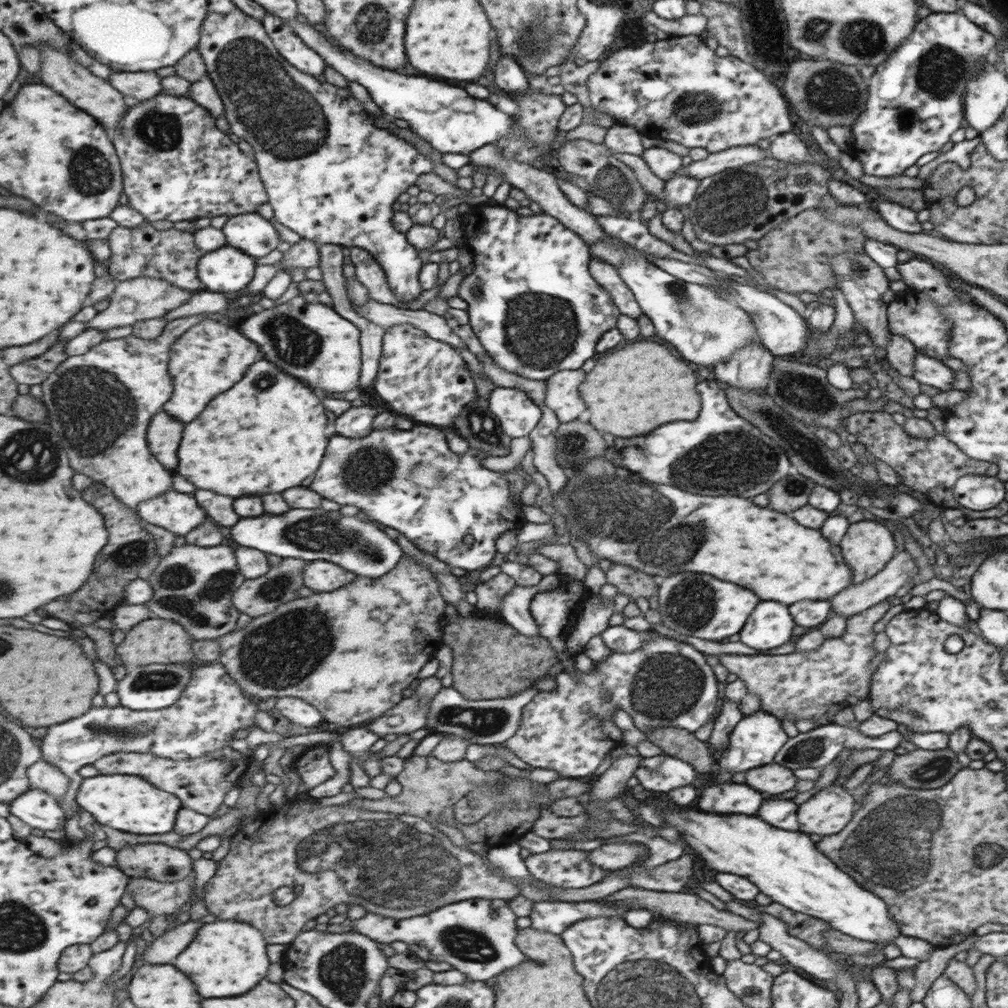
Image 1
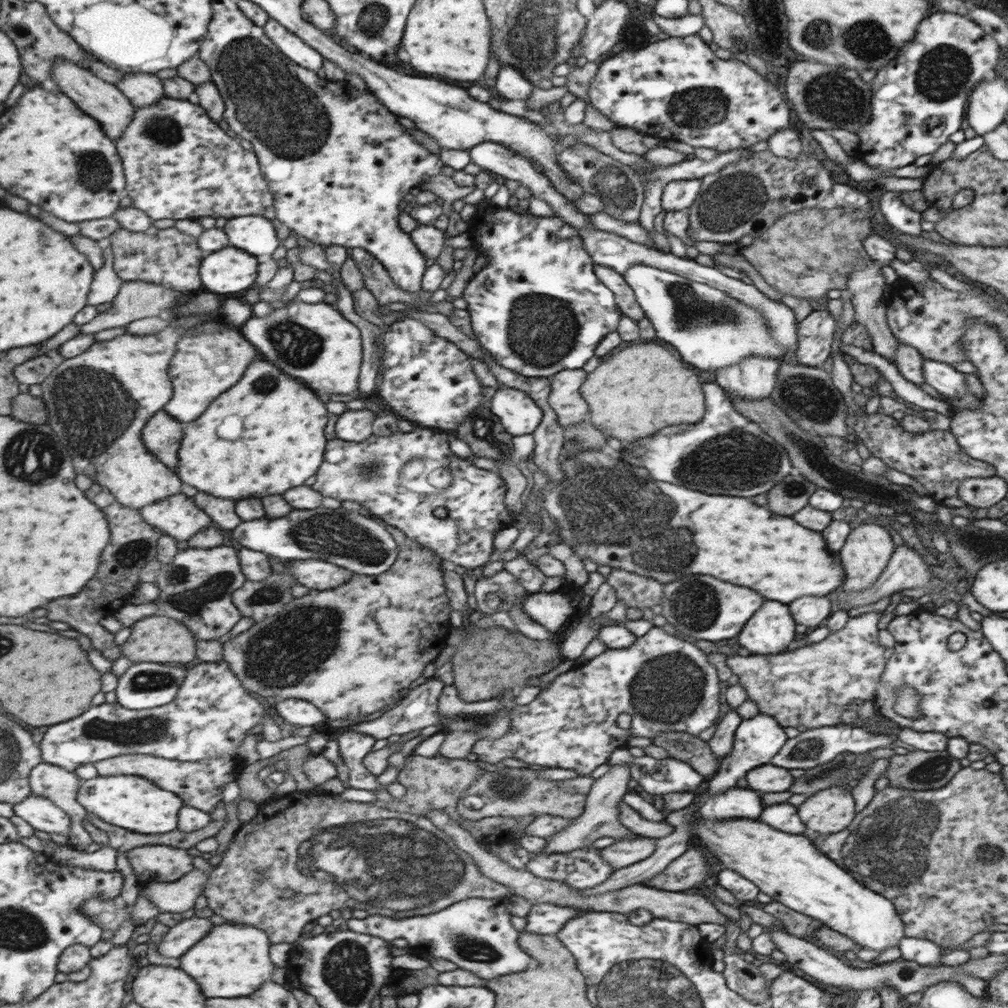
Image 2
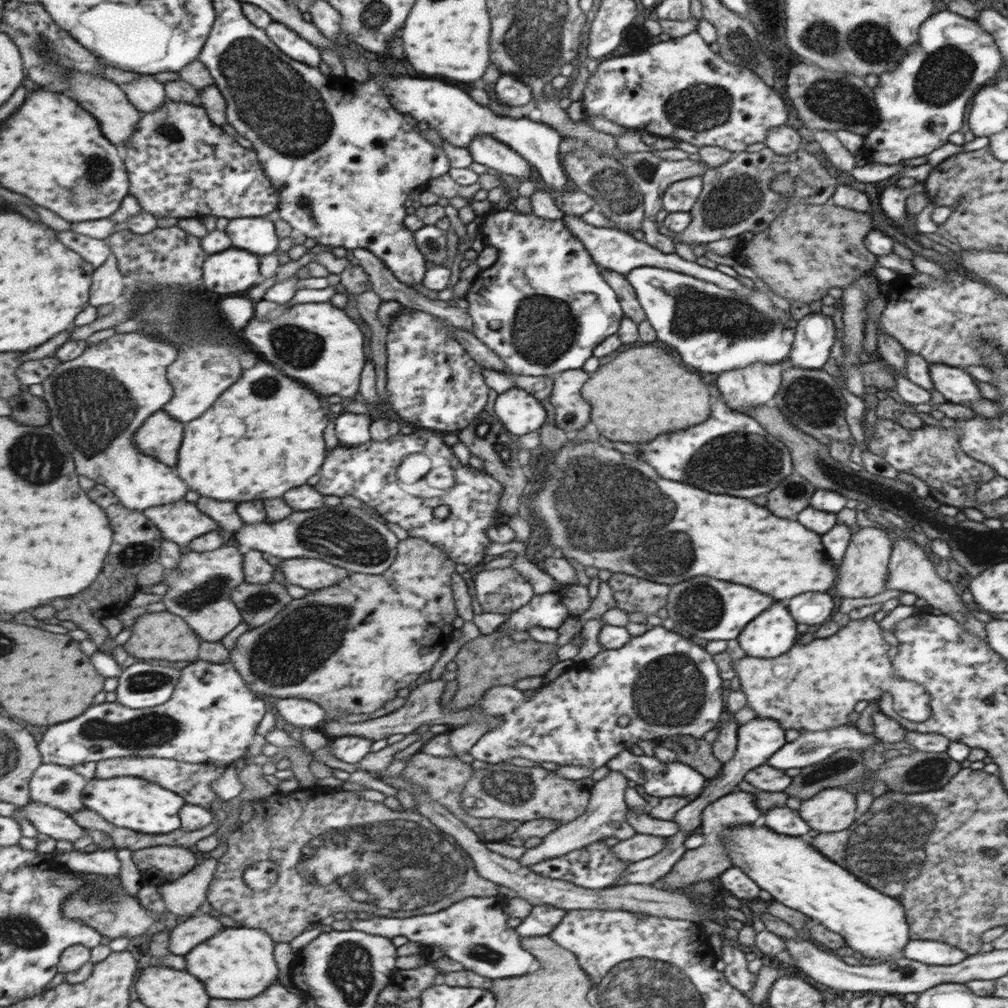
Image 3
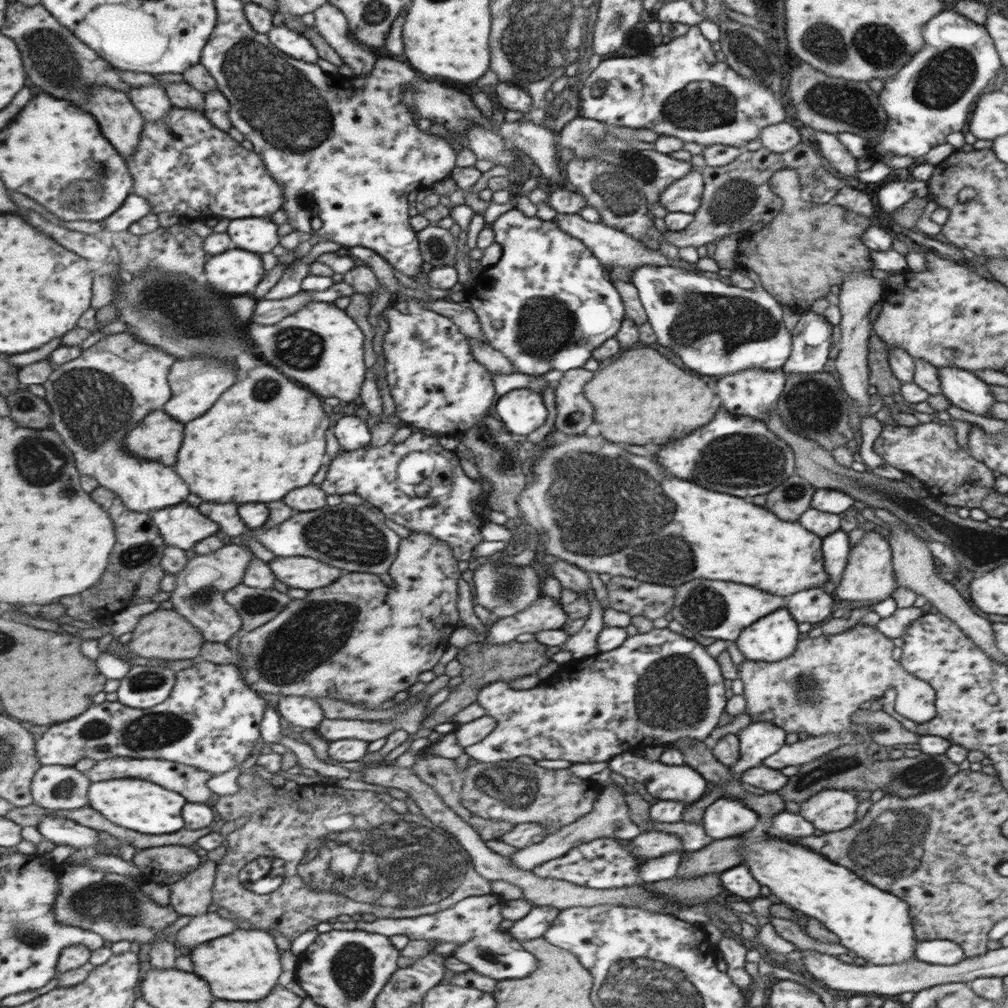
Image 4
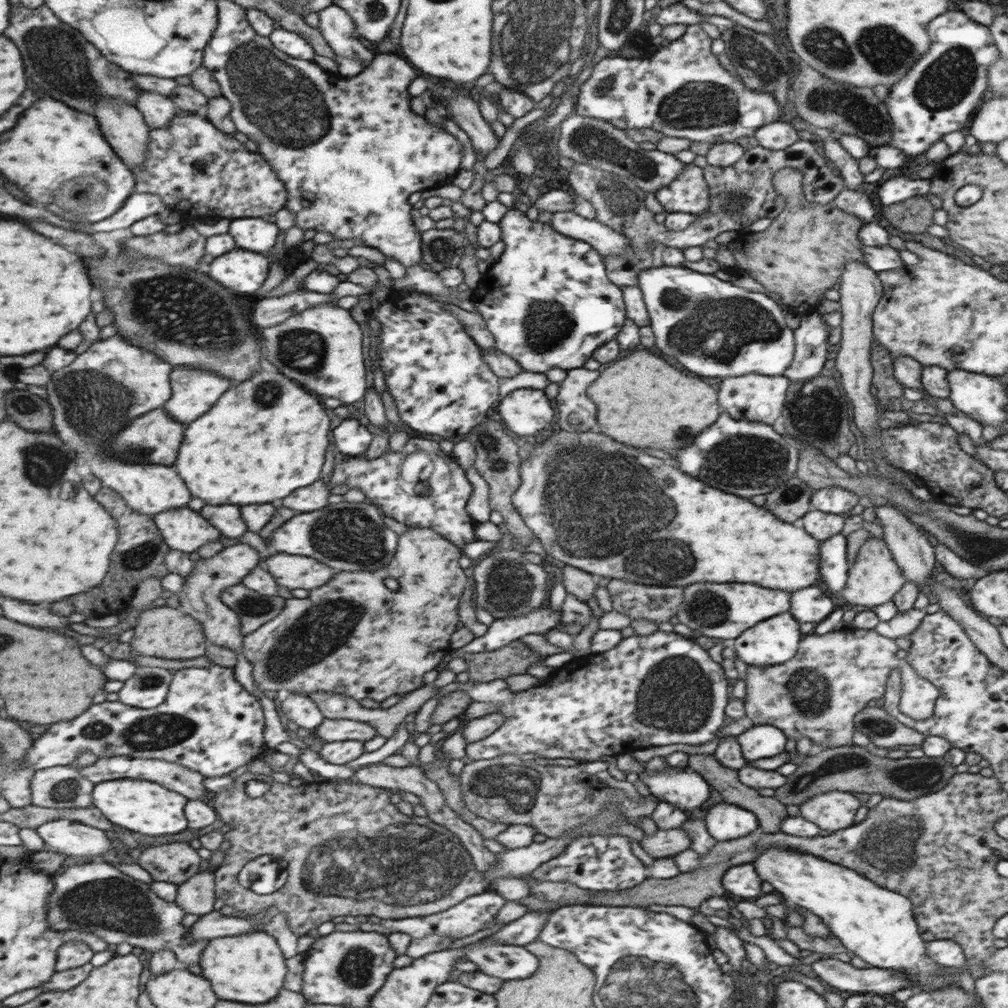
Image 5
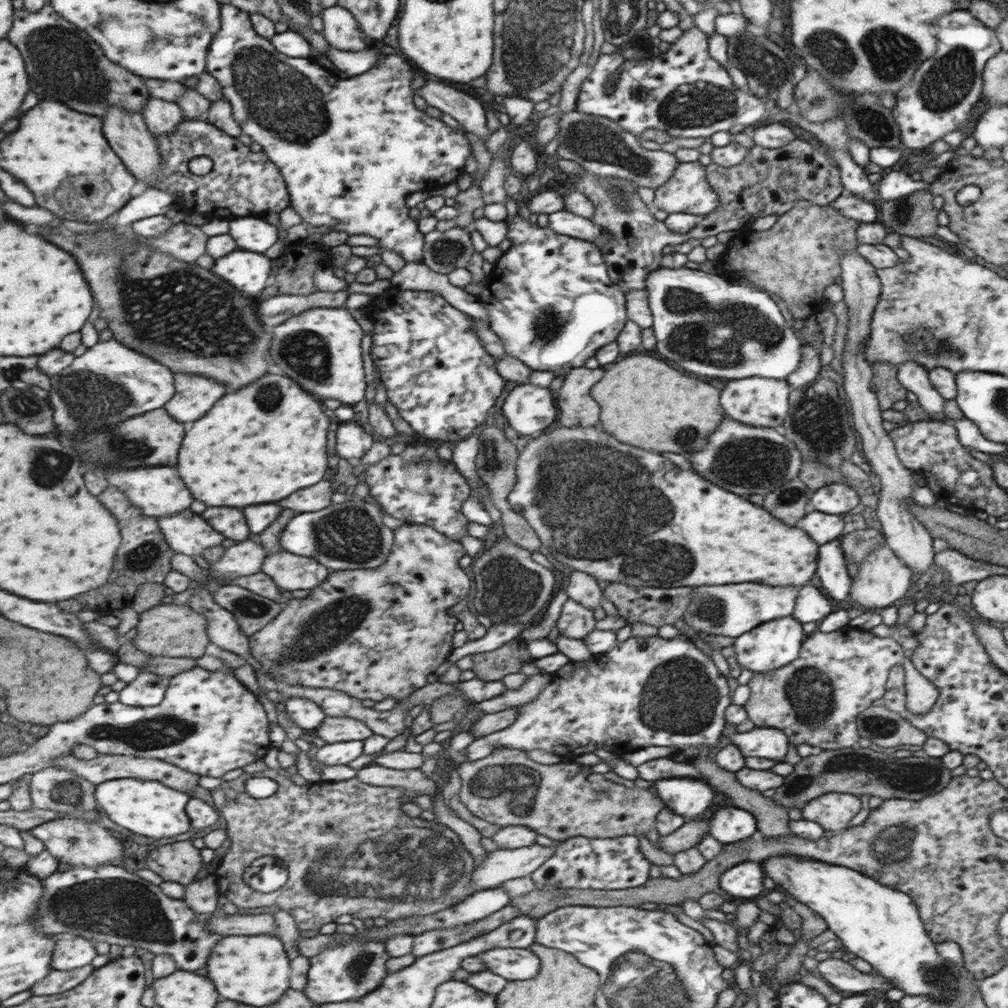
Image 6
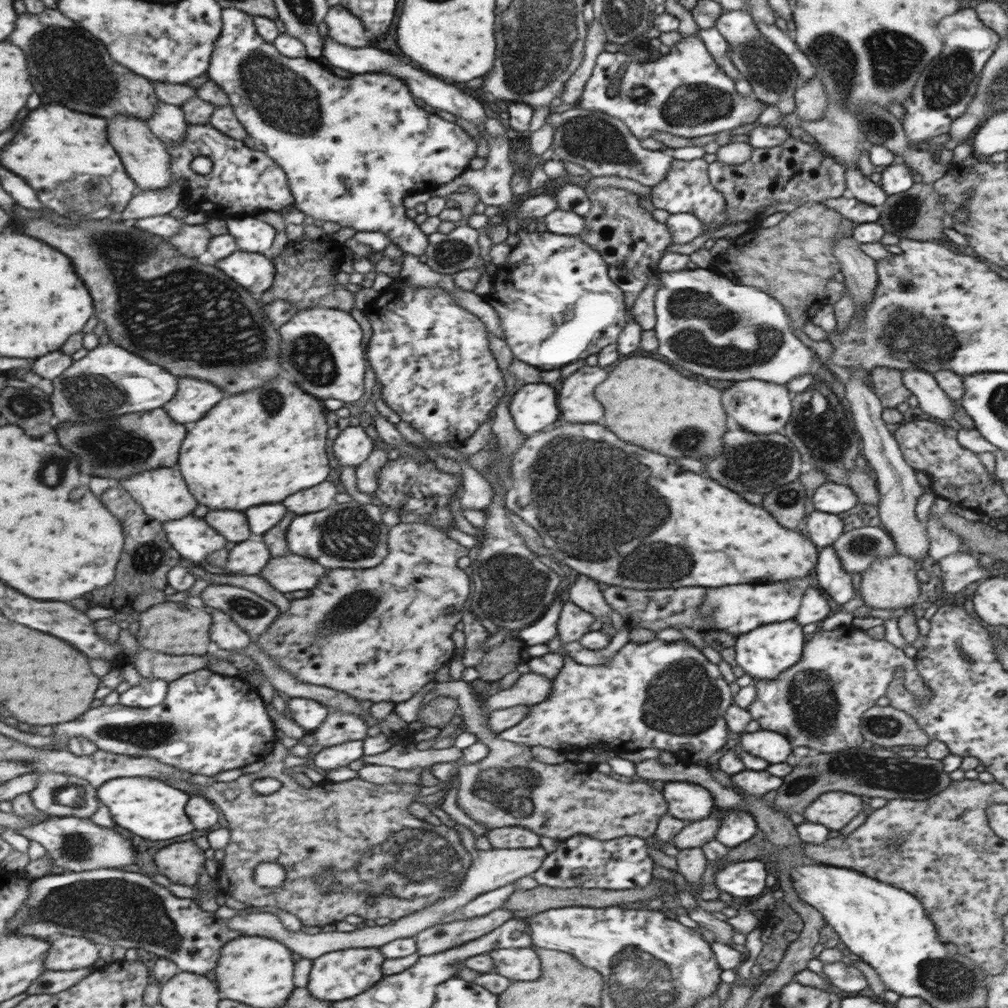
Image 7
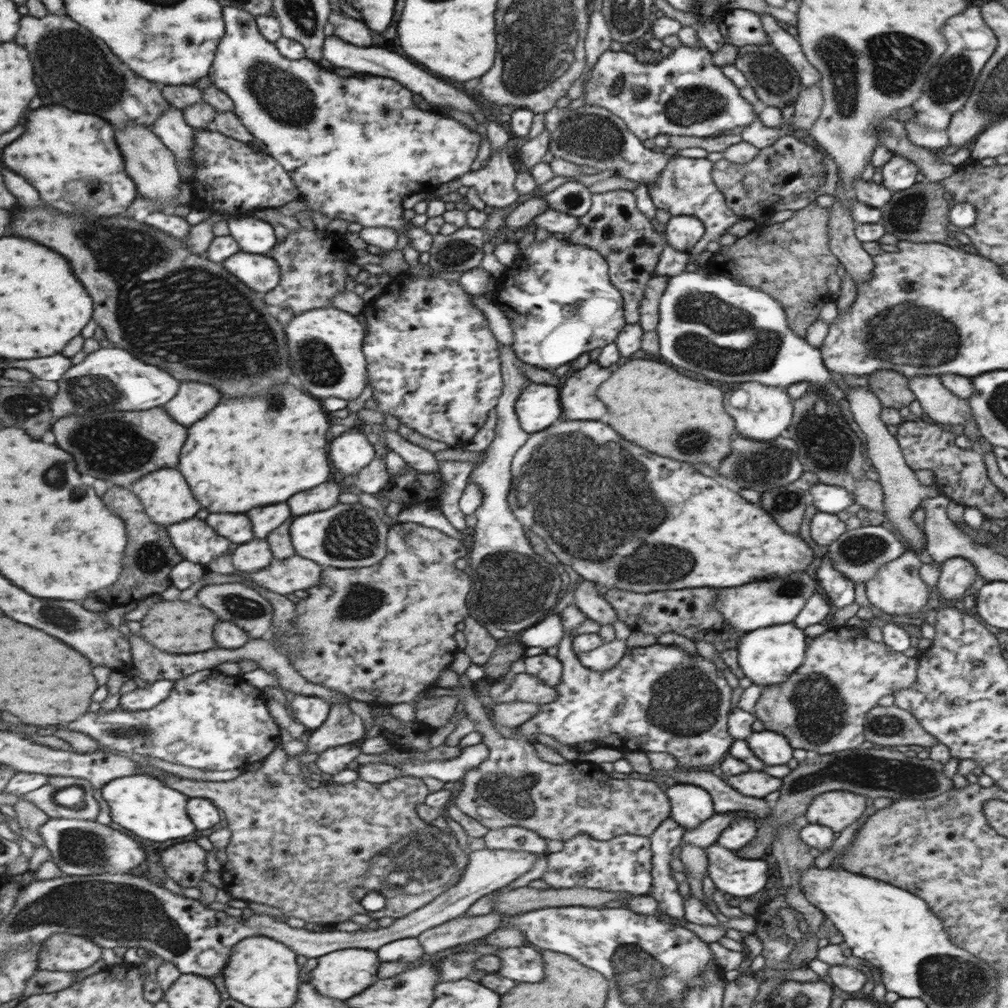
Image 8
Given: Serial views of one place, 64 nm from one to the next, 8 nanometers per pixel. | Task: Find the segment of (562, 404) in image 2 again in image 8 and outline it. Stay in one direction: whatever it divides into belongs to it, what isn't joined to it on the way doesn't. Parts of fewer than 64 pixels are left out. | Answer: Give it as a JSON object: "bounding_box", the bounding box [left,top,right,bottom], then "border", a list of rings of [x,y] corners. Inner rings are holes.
{"bounding_box":[561,364,610,420],"border":[[[590,364],[577,370],[561,385],[563,409],[566,420],[600,420],[606,414],[606,406],[596,398],[596,388],[608,380],[610,372],[598,364]]]}

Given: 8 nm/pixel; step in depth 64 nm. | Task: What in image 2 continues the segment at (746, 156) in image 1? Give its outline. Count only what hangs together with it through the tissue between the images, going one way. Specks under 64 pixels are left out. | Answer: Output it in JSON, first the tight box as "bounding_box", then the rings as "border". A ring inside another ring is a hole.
{"bounding_box":[630,149,753,248],"border":[[[738,149],[738,150],[729,150],[726,152],[721,152],[716,155],[716,158],[713,159],[692,159],[692,160],[684,160],[679,162],[678,164],[673,164],[672,166],[654,166],[645,155],[641,155],[641,159],[643,162],[639,162],[639,164],[635,164],[635,166],[630,166],[634,173],[639,176],[640,181],[642,182],[642,186],[644,186],[645,193],[645,201],[641,207],[641,213],[639,219],[637,220],[651,235],[653,241],[657,248],[668,248],[668,241],[663,234],[658,235],[657,232],[654,232],[654,219],[657,214],[664,212],[661,206],[661,196],[663,195],[664,188],[670,182],[676,182],[676,180],[689,180],[689,179],[704,179],[707,175],[720,173],[722,168],[726,168],[729,164],[733,162],[738,162],[741,158],[745,158],[745,156],[751,156],[753,154],[752,151],[746,149]]]}

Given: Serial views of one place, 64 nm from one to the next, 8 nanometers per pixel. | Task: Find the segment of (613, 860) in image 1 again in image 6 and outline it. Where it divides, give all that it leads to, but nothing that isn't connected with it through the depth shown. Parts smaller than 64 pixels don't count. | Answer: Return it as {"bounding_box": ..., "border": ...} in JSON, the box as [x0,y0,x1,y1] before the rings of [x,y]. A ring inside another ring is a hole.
{"bounding_box":[657,820,709,855],"border":[[[687,820],[677,831],[666,836],[660,835],[657,848],[675,855],[677,852],[696,847],[702,835],[706,833],[709,833],[709,821]]]}

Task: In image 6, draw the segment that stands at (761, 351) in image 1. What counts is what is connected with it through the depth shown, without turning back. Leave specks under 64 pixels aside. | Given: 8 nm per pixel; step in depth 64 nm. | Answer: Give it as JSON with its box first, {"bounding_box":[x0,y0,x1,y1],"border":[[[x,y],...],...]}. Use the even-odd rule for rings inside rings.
{"bounding_box":[722,377,792,428],"border":[[[748,377],[728,380],[724,386],[722,403],[727,411],[726,416],[738,422],[755,427],[774,428],[782,425],[788,414],[787,400],[791,389],[792,386],[788,384],[787,379]]]}

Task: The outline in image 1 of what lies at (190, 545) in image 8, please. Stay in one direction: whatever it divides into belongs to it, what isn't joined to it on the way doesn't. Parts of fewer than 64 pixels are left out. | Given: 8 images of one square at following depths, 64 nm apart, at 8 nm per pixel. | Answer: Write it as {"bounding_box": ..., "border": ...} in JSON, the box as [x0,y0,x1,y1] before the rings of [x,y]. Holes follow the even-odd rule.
{"bounding_box":[139,492,206,536],"border":[[[167,492],[162,496],[140,503],[139,514],[146,522],[162,527],[175,536],[188,536],[206,518],[206,510],[198,504],[196,496],[184,492]]]}

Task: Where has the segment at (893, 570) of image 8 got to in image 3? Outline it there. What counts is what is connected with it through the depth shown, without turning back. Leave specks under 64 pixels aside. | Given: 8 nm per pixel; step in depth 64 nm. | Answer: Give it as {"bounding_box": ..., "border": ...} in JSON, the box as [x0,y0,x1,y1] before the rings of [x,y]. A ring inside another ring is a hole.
{"bounding_box":[836,528,892,598],"border":[[[861,528],[850,538],[846,554],[838,572],[836,593],[841,598],[870,598],[886,591],[890,570],[892,540],[884,530]]]}

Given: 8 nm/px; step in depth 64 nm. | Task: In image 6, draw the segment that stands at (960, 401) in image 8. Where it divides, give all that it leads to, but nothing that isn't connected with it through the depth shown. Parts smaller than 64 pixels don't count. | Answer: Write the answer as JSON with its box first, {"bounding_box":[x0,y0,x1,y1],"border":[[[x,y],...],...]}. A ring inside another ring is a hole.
{"bounding_box":[897,361,945,413],"border":[[[908,361],[897,367],[897,379],[908,391],[917,395],[917,400],[927,413],[943,412],[945,398],[932,386],[928,371],[917,362]]]}

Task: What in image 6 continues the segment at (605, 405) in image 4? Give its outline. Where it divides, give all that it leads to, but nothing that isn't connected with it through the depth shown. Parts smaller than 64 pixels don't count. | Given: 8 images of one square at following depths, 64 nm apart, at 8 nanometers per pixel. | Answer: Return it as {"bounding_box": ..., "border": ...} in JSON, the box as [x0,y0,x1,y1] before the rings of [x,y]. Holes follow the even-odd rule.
{"bounding_box":[592,354,726,454],"border":[[[646,354],[628,356],[612,364],[604,374],[604,382],[592,386],[592,398],[600,402],[600,424],[608,434],[620,438],[620,442],[628,442],[630,446],[676,454],[701,451],[707,443],[707,436],[717,431],[716,427],[726,417],[725,410],[722,410],[723,406],[720,406],[722,400],[718,400],[718,396],[718,388],[702,380],[684,376],[682,372],[670,368],[666,362]]]}

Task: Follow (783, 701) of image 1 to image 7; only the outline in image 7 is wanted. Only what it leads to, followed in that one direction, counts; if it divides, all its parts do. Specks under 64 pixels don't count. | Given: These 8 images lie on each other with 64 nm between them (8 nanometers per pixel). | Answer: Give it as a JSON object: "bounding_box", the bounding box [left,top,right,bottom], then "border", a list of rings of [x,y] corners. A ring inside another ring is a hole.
{"bounding_box":[747,624,931,752],"border":[[[852,624],[840,626],[832,631],[816,631],[806,640],[803,658],[796,666],[786,669],[774,680],[756,679],[756,697],[747,707],[750,720],[756,720],[764,730],[778,731],[785,735],[791,746],[807,746],[820,752],[836,752],[856,748],[864,741],[860,730],[861,716],[872,708],[872,704],[886,694],[892,682],[892,672],[898,666],[905,669],[904,686],[918,702],[931,700],[931,690],[918,671],[915,659],[908,658],[904,649],[892,646],[886,639],[876,640],[863,629]]]}

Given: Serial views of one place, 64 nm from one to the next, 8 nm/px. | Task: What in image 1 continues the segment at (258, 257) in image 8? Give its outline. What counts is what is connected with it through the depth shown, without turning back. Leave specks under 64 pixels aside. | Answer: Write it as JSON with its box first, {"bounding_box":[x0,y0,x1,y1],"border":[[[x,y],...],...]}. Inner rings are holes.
{"bounding_box":[199,244,258,293],"border":[[[229,244],[200,260],[199,275],[208,290],[235,293],[250,286],[258,267],[256,257]]]}

